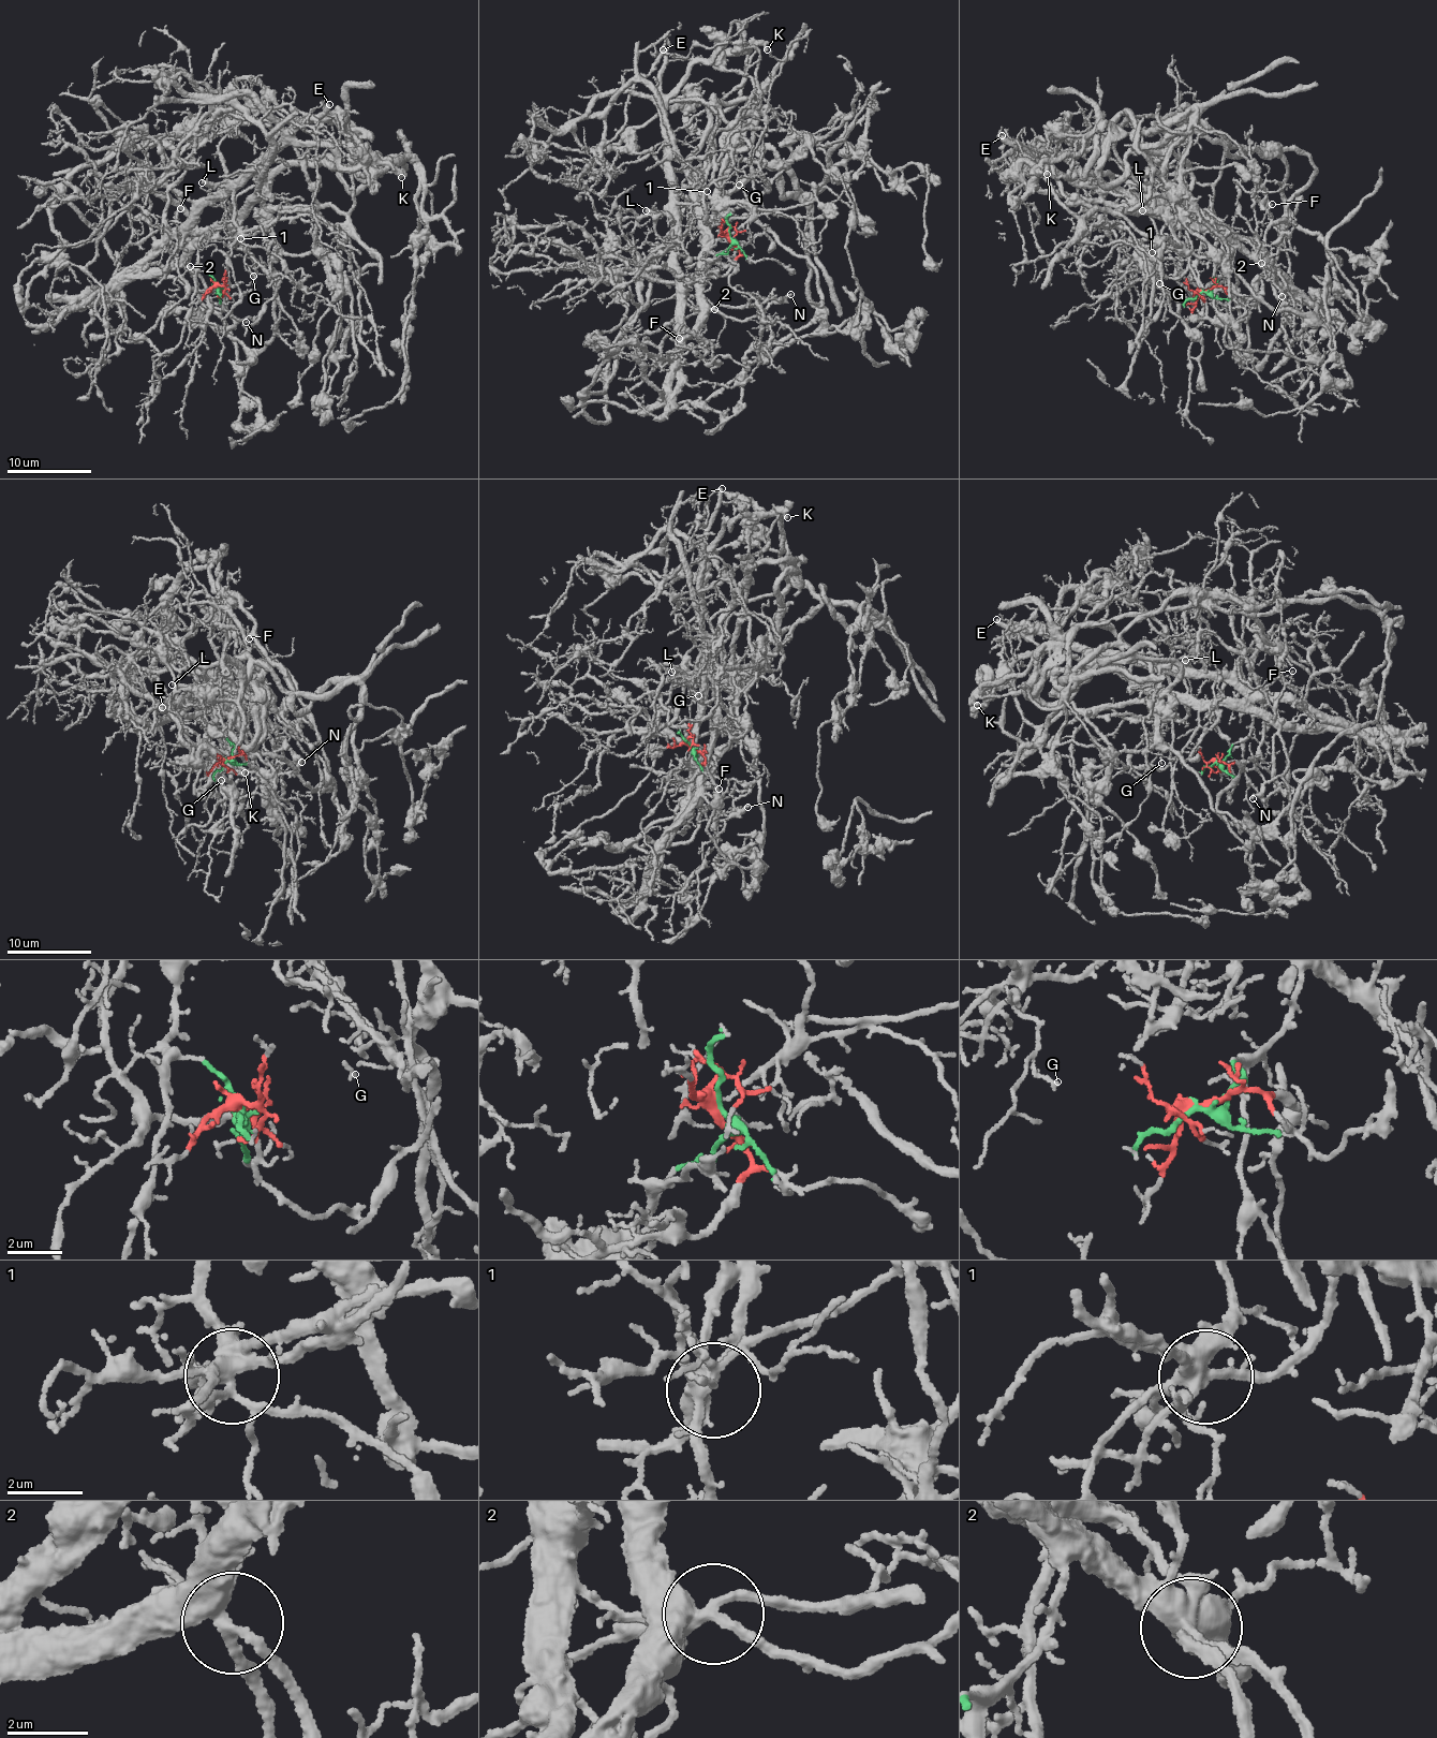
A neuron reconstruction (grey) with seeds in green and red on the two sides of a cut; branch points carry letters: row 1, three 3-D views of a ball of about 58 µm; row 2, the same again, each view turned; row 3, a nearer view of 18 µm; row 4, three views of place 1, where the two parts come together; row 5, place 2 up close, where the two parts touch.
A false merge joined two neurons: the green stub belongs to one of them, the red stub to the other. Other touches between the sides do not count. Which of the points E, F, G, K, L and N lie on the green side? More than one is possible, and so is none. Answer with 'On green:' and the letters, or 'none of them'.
On green: F, N

